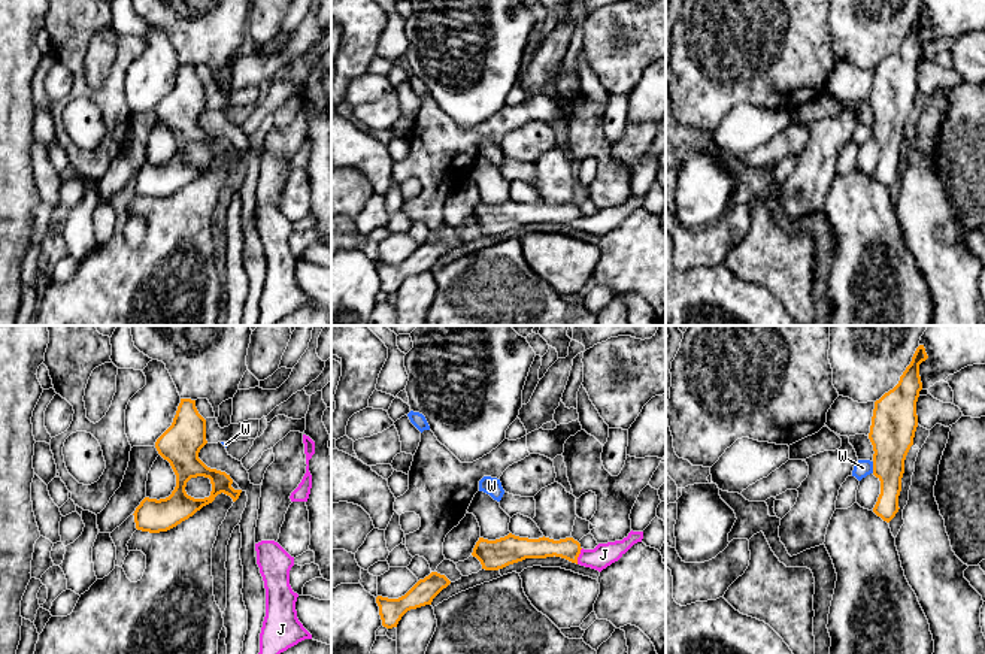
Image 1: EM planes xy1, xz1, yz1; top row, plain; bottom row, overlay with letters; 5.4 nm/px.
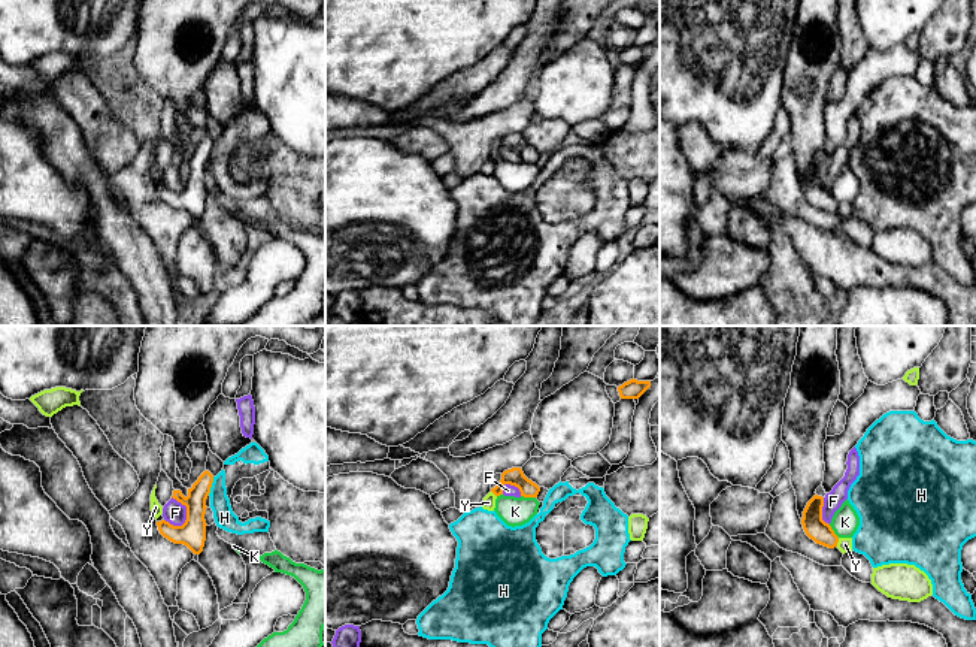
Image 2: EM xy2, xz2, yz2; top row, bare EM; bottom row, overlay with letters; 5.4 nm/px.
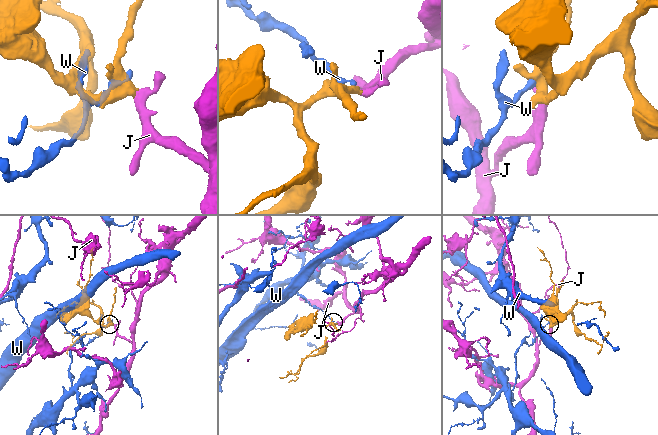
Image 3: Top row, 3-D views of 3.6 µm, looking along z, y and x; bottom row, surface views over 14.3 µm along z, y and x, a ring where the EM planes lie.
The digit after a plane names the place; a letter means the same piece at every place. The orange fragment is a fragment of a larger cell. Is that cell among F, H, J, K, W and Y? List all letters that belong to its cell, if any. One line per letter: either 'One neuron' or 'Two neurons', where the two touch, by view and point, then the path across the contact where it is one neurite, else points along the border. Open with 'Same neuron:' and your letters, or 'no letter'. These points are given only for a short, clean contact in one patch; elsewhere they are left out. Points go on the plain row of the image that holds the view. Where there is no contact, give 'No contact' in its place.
Same neuron: J
F: Two neurons. Touches orange at xy2 (187, 175). Boundary: xy2 (172, 162), (185, 172), (185, 187), (181, 192)
H: Two neurons. Touches orange at xy2 (211, 151). Boundary: xy2 (214, 142), (208, 160)
J: One neuron. Touches orange at xz1 (578, 221). Path across: xz1 (567, 214), (578, 221), (603, 220)
K: Two neurons. Touches orange at xz2 (529, 162)
W: Two neurons. Touches orange at yz1 (873, 133). Boundary: yz1 (872, 127), (873, 138)
Y: Two neurons. Touches orange at yz2 (837, 206)

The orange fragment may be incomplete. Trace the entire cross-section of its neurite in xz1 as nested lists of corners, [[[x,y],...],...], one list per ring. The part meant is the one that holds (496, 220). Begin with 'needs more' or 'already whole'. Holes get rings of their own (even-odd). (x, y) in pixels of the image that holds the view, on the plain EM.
needs more | [[[630,197],[627,203],[622,206],[607,208],[607,209],[598,209],[594,215],[584,215],[578,206],[573,203],[566,203],[560,206],[554,206],[549,203],[539,203],[539,205],[528,205],[528,203],[519,203],[512,199],[509,199],[504,203],[488,206],[484,203],[479,203],[476,208],[472,221],[476,222],[482,234],[485,236],[498,236],[509,230],[522,227],[525,224],[546,224],[546,222],[561,222],[572,228],[595,234],[601,237],[612,228],[618,227],[634,209],[642,208],[643,197]]]

